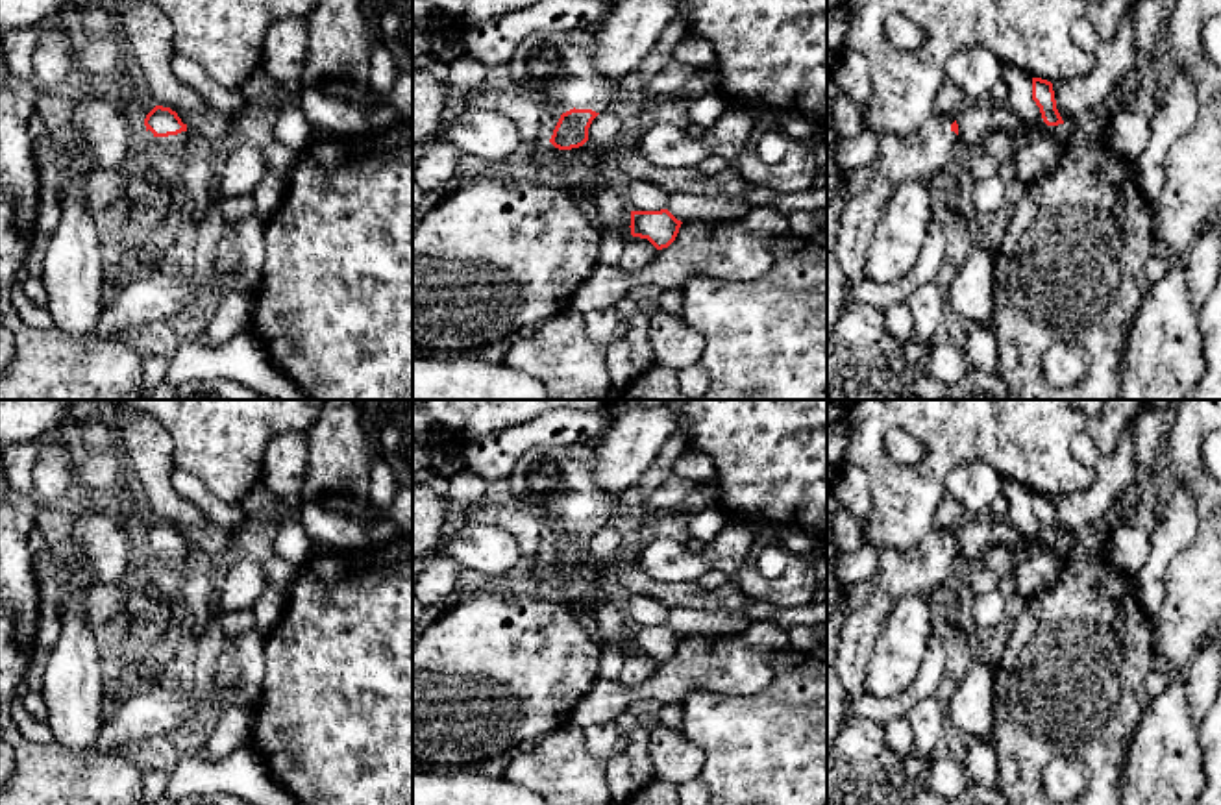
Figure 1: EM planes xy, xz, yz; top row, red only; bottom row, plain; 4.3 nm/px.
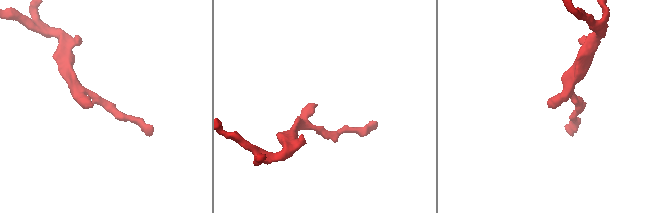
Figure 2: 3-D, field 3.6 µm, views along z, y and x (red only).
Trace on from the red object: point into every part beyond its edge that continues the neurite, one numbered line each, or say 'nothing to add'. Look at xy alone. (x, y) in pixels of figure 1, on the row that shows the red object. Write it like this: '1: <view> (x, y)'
1: xy (180, 141)

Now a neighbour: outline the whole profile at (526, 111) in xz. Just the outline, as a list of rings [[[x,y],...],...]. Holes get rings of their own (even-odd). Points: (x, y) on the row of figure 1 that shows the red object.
[[[477,91],[466,107],[490,109],[509,117],[520,131],[522,142],[535,144],[540,139],[540,120],[544,115],[544,102],[522,91]]]

